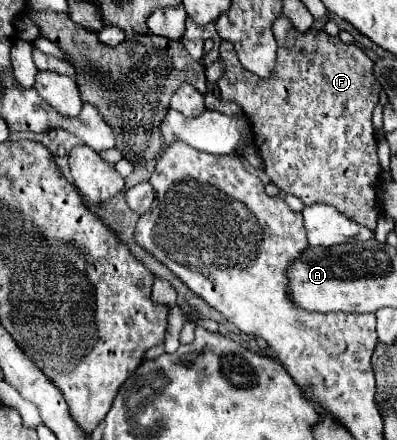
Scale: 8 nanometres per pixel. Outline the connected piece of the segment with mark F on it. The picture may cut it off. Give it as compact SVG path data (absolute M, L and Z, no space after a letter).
M285 16L275 20L275 40L279 44L277 66L271 78L263 80L253 72L247 72L231 46L231 42L221 42L219 62L225 74L219 78L217 86L221 90L221 100L235 100L251 126L253 140L263 158L263 168L271 182L285 194L301 198L305 206L311 204L331 204L347 218L375 230L377 218L381 216L379 206L379 158L377 158L377 138L371 124L373 108L377 106L381 84L373 76L373 62L355 44L343 44L339 38L329 36L323 30L309 30L305 34L295 32Z

